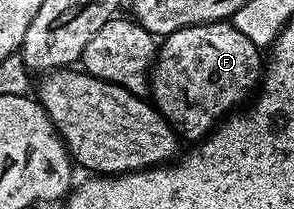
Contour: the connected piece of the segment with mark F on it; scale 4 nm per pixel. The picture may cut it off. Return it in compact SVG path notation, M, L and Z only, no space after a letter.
M229 20L200 23L177 29L161 42L150 75L148 93L158 114L174 128L179 138L183 142L190 141L186 143L198 143L209 137L227 114L241 106L238 104L245 99L246 93L253 94L259 88L263 72L263 50L252 43L248 35L240 35L240 31Z

